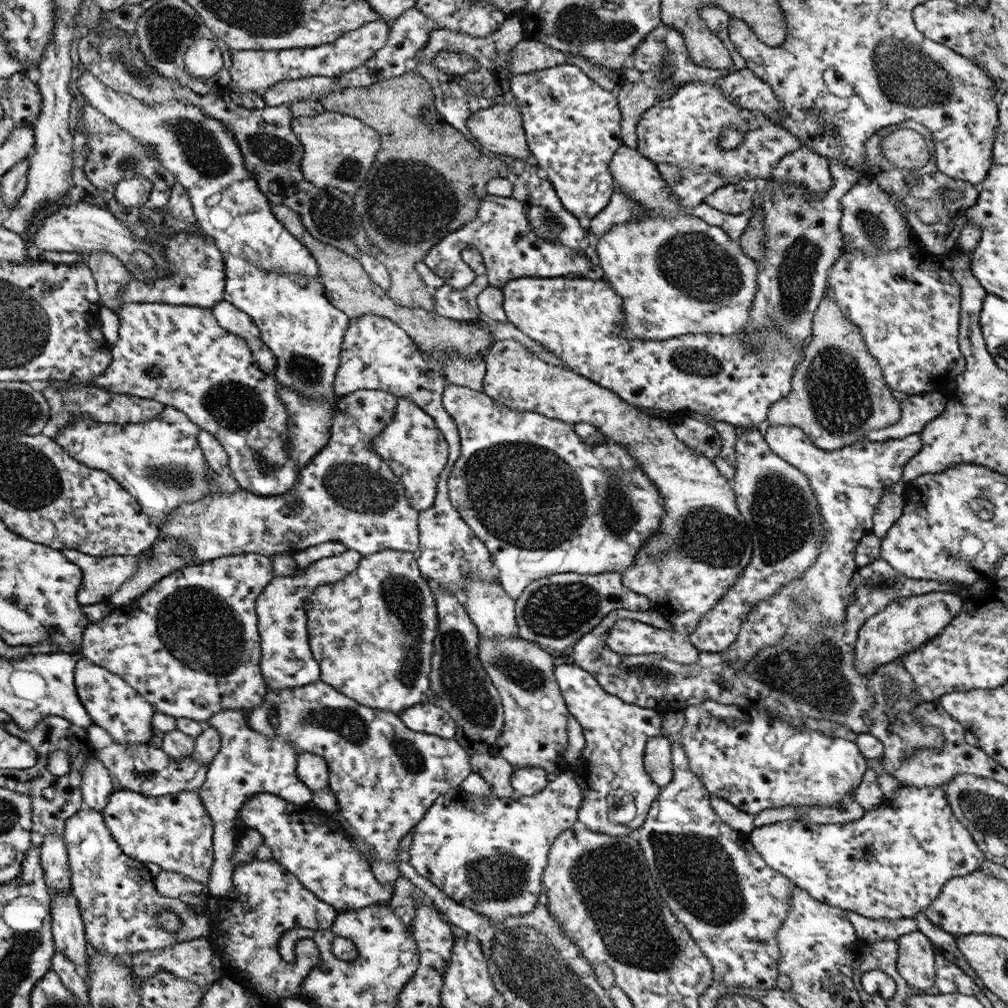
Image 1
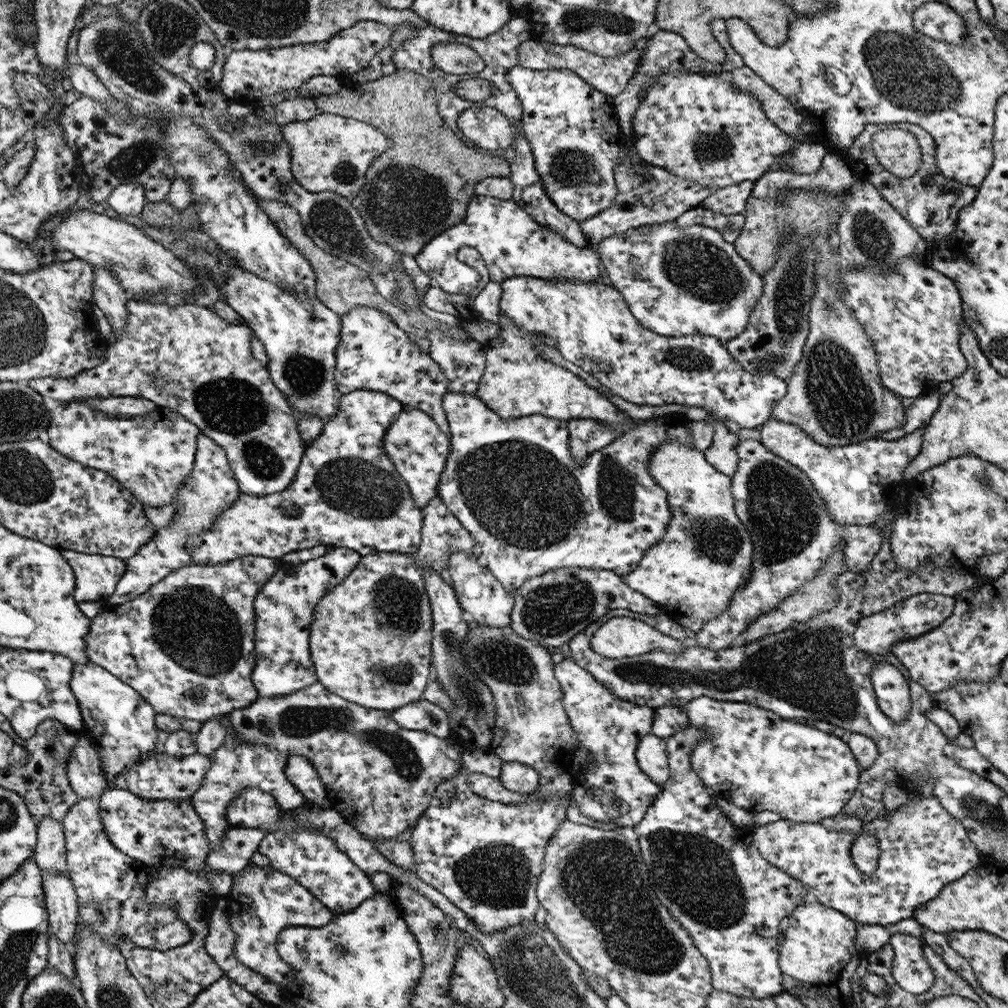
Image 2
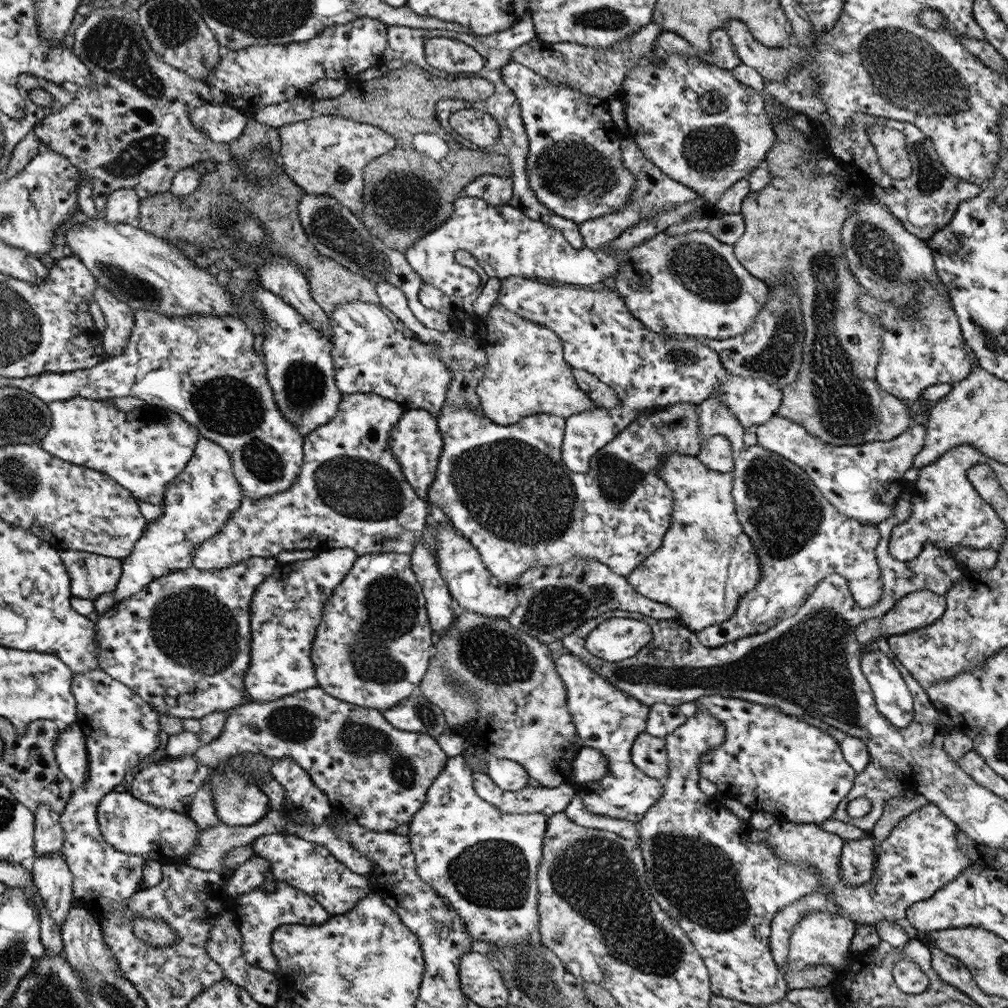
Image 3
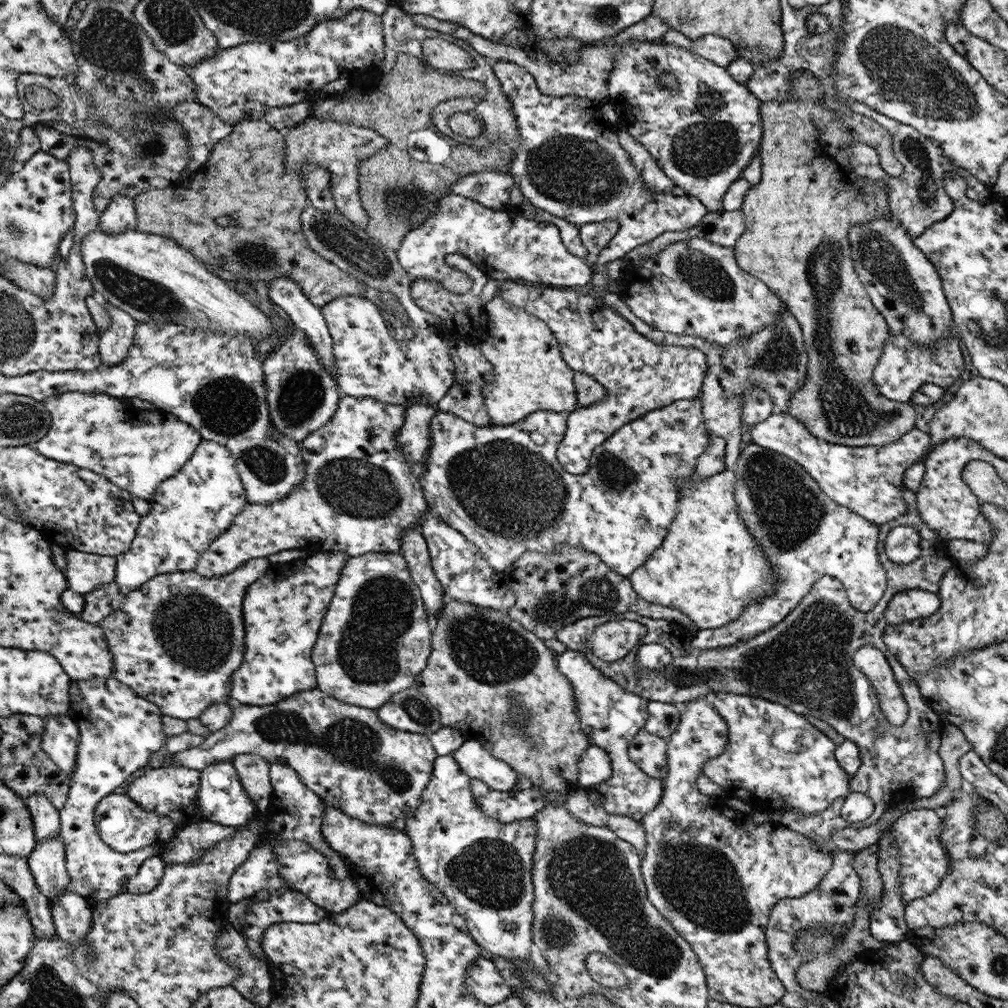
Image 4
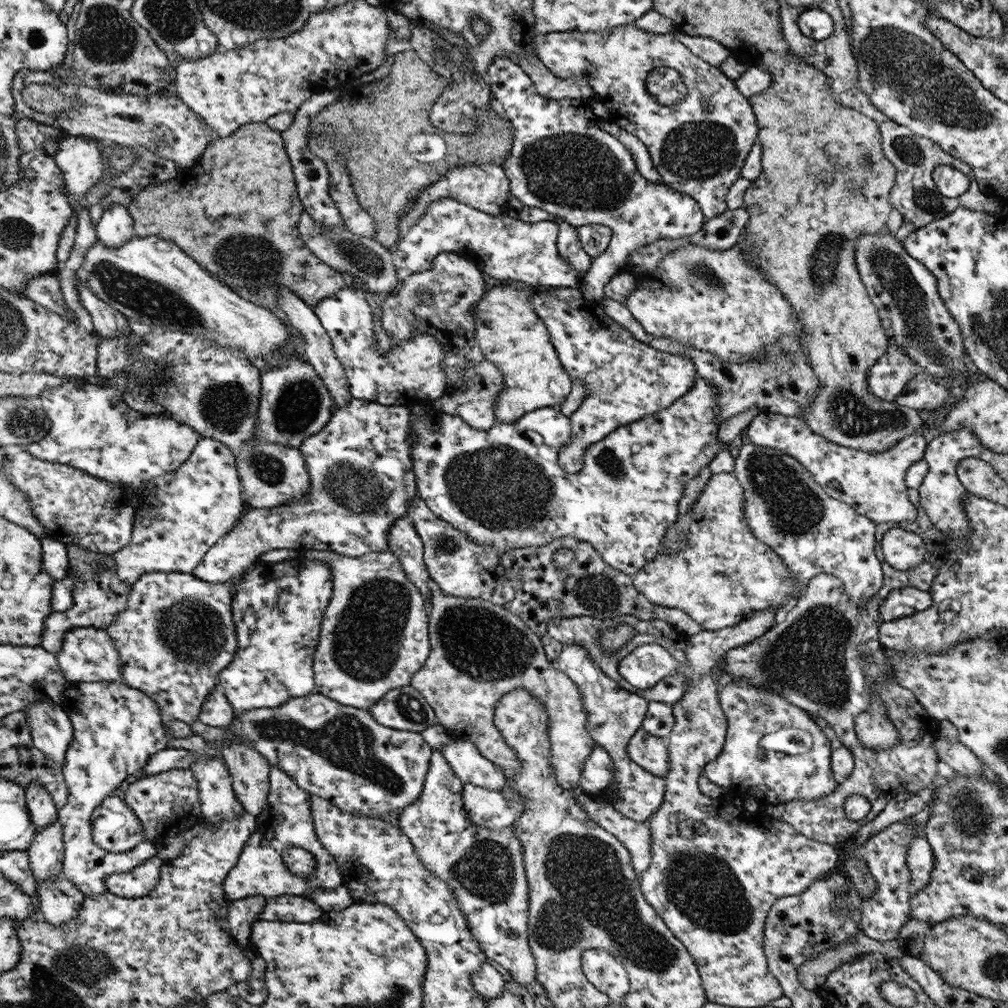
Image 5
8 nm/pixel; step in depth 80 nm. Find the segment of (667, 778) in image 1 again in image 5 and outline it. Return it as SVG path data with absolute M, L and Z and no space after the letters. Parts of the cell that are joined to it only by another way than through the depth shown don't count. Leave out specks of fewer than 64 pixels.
M640 728L633 736L634 744L630 744L629 756L642 764L646 772L654 772L654 776L665 778L669 773L669 747L663 737L654 736L643 728Z

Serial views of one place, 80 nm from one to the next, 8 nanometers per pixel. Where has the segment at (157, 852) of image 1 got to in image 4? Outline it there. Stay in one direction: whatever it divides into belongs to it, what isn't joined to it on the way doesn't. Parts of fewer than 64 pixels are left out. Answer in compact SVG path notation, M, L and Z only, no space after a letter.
M114 793L105 796L97 804L96 823L101 839L116 852L129 853L145 846L154 846L161 853L167 844L186 826L177 826L167 816L155 812L146 812L140 808L127 794Z

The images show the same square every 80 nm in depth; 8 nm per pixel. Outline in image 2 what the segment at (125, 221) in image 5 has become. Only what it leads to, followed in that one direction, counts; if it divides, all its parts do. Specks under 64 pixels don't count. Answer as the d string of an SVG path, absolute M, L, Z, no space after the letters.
M125 182L113 190L105 204L117 214L138 216L147 202L143 184Z

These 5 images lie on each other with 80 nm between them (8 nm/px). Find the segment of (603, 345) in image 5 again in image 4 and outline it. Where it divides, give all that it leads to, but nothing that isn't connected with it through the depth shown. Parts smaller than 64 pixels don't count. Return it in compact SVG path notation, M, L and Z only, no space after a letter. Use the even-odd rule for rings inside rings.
M504 281L500 296L510 304L540 317L556 334L566 364L573 372L585 372L606 389L606 399L578 407L567 414L568 429L556 450L556 457L567 473L584 475L589 470L593 450L625 424L646 416L648 412L668 407L677 400L700 397L707 362L705 352L694 346L664 346L638 334L632 323L618 315L600 298L560 287L527 287L520 281ZM568 300L568 304L566 304Z

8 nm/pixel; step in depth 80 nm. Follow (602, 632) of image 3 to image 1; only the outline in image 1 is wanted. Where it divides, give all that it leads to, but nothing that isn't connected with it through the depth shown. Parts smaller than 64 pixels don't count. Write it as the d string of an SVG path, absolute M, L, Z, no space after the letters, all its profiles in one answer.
M506 339L501 343L497 343L496 347L488 352L485 356L485 375L483 378L483 387L481 390L484 393L488 393L489 397L512 410L519 410L520 412L537 412L542 413L542 416L553 417L556 420L560 420L565 423L588 423L592 427L596 428L599 433L603 434L606 442L621 444L625 446L634 458L641 464L641 467L645 469L645 472L650 477L650 480L657 485L657 489L660 490L661 496L665 500L665 517L664 522L661 524L661 529L658 533L652 535L643 545L641 551L638 552L637 559L634 560L633 567L628 568L621 573L624 577L624 583L635 593L644 595L652 606L651 610L660 611L665 616L666 622L672 624L672 630L670 629L658 629L652 627L646 623L642 623L639 620L618 620L610 629L608 635L604 638L604 645L607 646L612 652L618 654L648 654L658 653L665 656L668 660L689 665L695 663L699 657L699 650L691 643L689 636L696 631L698 624L701 623L701 619L704 618L707 612L713 610L718 603L721 602L722 597L735 585L735 580L739 577L741 572L744 572L748 563L750 563L753 556L753 541L751 540L751 534L746 525L746 521L742 519L740 511L738 511L738 504L736 503L735 493L729 481L717 468L717 465L713 463L707 456L699 455L693 448L690 448L685 442L682 442L673 431L673 427L669 425L667 418L661 419L648 413L646 409L640 409L626 402L623 397L617 395L613 389L606 388L604 385L600 385L597 381L590 380L589 377L580 376L572 370L564 369L563 367L555 366L545 361L542 361L542 356L538 356L538 352L534 352L534 348L527 348L526 344L522 344L522 340Z

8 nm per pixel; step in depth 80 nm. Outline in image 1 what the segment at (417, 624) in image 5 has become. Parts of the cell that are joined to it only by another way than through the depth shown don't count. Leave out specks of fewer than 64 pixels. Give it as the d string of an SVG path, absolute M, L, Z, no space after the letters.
M386 550L372 555L363 556L361 563L355 571L342 580L334 584L325 584L324 586L315 588L312 601L307 609L307 630L309 645L313 659L320 664L321 678L326 684L333 685L338 692L345 693L346 696L352 697L355 701L359 701L364 705L369 705L370 708L382 709L395 714L405 711L407 708L413 707L415 704L420 704L426 696L426 692L430 688L431 658L435 651L435 646L432 646L432 640L435 640L439 634L439 626L441 620L437 608L437 601L434 592L430 590L427 580L422 575L421 568L417 564L416 553Z

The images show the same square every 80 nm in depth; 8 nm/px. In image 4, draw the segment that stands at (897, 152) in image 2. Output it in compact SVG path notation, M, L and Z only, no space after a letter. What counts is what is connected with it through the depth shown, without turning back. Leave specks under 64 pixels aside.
M800 71L792 76L792 89L789 90L789 95L785 100L774 99L771 101L760 101L761 108L761 121L762 121L762 144L760 144L760 158L761 158L761 181L754 186L751 186L746 193L743 200L742 210L745 214L745 231L742 236L736 241L733 246L735 252L735 259L737 265L752 276L758 277L770 290L772 290L778 297L780 297L794 318L798 321L803 334L803 343L805 351L808 355L808 368L805 383L800 390L795 392L794 396L790 397L789 409L786 414L797 418L805 424L805 427L819 439L824 439L826 442L832 444L842 444L844 446L886 446L892 444L898 440L901 436L904 436L907 432L910 432L915 427L916 412L914 407L905 403L898 402L896 400L890 400L878 390L878 387L873 381L873 370L878 364L881 357L884 345L891 337L885 318L878 312L878 309L871 301L869 294L864 290L862 281L859 279L855 266L851 257L851 248L849 243L849 230L853 224L866 224L871 220L877 220L881 216L885 216L886 220L892 218L891 210L889 209L889 200L887 195L886 183L880 181L870 181L863 177L856 177L853 174L852 167L850 165L850 157L846 156L842 149L846 147L858 146L860 144L866 144L872 147L876 153L882 170L890 176L892 179L894 176L899 177L903 173L903 166L901 162L894 157L894 151L892 151L892 137L891 134L875 120L870 117L852 112L850 110L837 110L832 112L827 109L824 101L821 100L822 96L822 84L818 78L814 78L814 74L810 72Z

